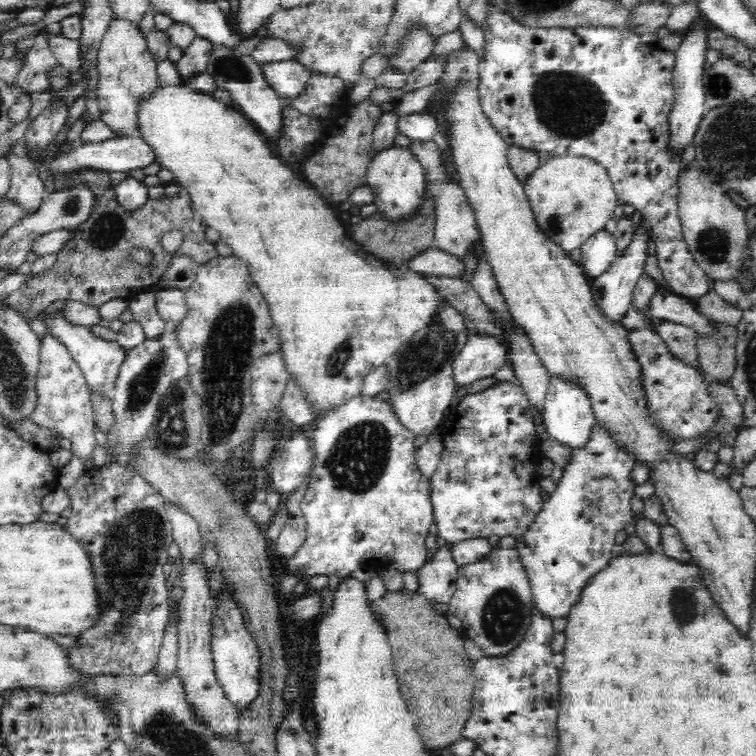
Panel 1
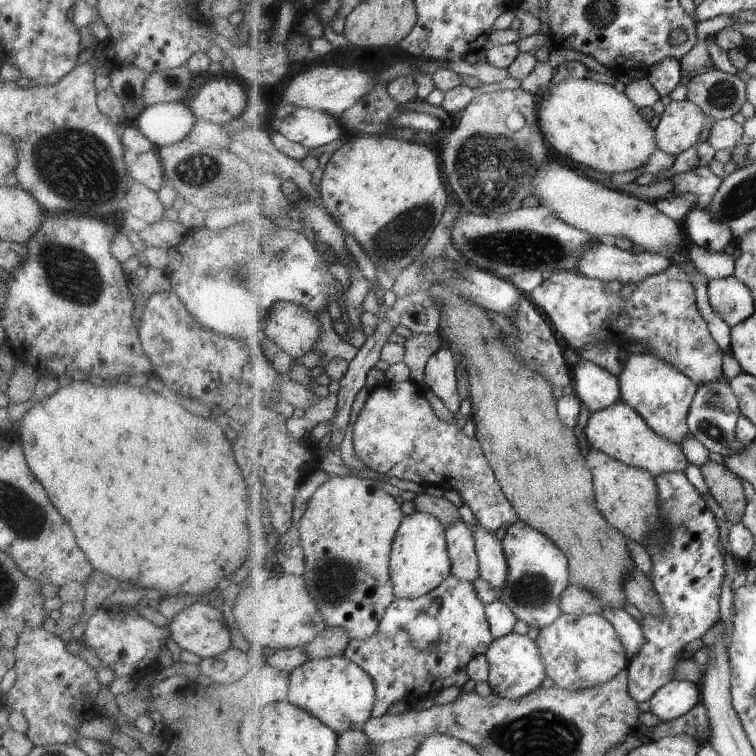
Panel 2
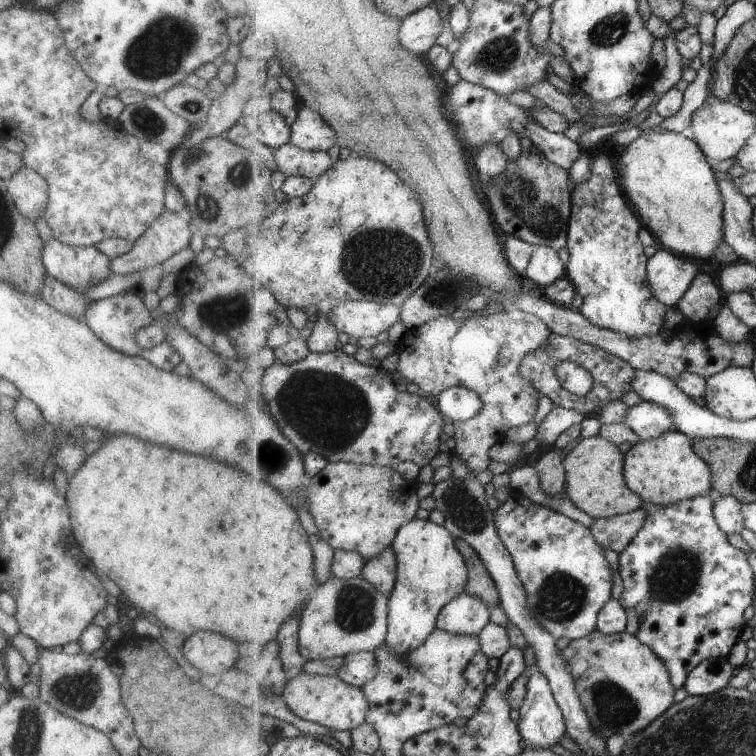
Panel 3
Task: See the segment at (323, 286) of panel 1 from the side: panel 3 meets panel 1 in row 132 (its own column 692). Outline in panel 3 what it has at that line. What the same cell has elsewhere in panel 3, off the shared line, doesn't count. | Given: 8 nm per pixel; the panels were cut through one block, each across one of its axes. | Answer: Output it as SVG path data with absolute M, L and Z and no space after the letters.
M641 132L639 138L623 148L620 154L619 170L621 183L628 192L631 202L640 212L640 219L651 232L658 246L674 253L700 261L711 260L713 252L724 240L724 198L714 170L714 163L703 152L699 143L682 132Z

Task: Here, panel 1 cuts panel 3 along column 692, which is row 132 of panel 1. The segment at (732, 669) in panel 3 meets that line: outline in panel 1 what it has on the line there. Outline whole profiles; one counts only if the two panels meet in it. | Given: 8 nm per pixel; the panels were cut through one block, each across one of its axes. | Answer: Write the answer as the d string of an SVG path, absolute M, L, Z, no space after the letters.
M702 18L696 19L683 33L682 42L675 50L675 68L673 72L674 102L670 116L671 144L680 153L692 144L700 121L706 114L704 74L708 69L706 52L708 52L708 32L713 26Z

